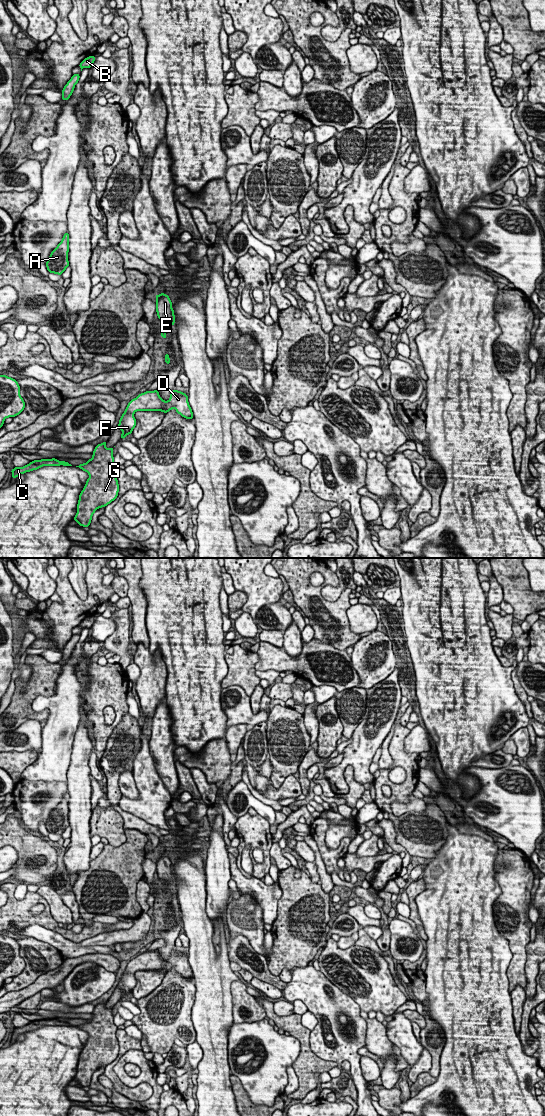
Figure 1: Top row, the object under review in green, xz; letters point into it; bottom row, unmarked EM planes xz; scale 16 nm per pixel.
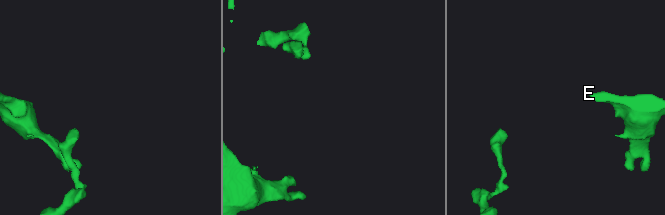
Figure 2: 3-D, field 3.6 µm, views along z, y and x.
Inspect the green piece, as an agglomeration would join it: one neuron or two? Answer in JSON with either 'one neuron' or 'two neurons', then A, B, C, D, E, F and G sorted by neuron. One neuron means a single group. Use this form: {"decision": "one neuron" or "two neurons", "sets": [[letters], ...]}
{"decision": "one neuron", "sets": [["A", "B", "C", "D", "E", "F", "G"]]}

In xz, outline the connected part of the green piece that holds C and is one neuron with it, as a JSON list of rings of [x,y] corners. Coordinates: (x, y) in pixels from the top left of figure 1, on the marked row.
[[[41,459],[41,460],[34,460],[31,461],[29,464],[23,467],[14,467],[12,470],[12,478],[17,478],[19,475],[24,474],[26,472],[30,472],[33,470],[37,470],[43,466],[72,466],[70,463],[65,461],[59,461],[58,459]]]

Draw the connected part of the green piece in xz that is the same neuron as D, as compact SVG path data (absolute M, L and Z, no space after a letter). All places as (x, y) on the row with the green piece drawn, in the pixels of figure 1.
M158 390L145 391L132 399L122 414L117 428L122 431L121 439L125 439L127 435L131 434L136 426L136 419L134 413L137 411L161 411L165 414L170 410L175 409L183 418L193 419L193 412L188 402L188 395L178 391L172 390L168 401L164 401Z

